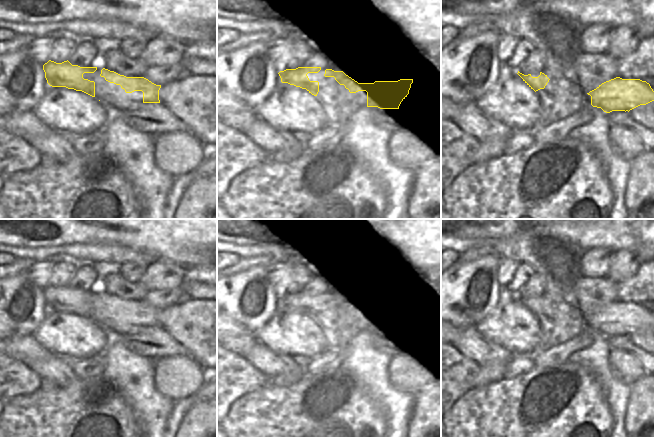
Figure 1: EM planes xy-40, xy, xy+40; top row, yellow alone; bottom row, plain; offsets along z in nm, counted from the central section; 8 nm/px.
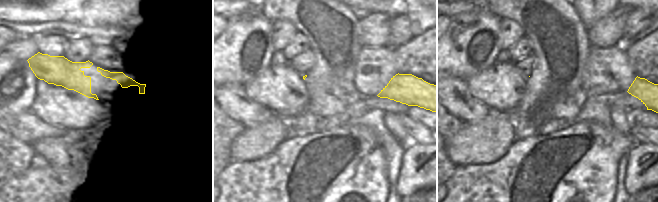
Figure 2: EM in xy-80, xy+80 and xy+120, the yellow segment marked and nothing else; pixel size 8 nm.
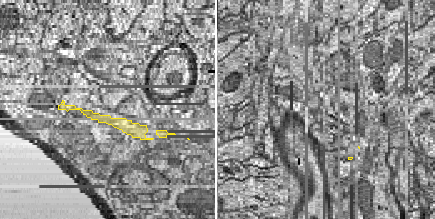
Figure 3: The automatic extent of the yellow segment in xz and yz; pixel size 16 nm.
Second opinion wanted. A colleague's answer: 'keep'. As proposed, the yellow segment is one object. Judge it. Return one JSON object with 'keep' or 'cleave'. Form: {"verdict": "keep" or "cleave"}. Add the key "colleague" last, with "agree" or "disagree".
{"verdict": "keep", "colleague": "agree"}

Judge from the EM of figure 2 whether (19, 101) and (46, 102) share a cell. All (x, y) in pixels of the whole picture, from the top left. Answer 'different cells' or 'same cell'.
different cells

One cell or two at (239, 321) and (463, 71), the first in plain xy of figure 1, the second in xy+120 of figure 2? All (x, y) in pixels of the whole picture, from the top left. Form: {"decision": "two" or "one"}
{"decision": "one"}

